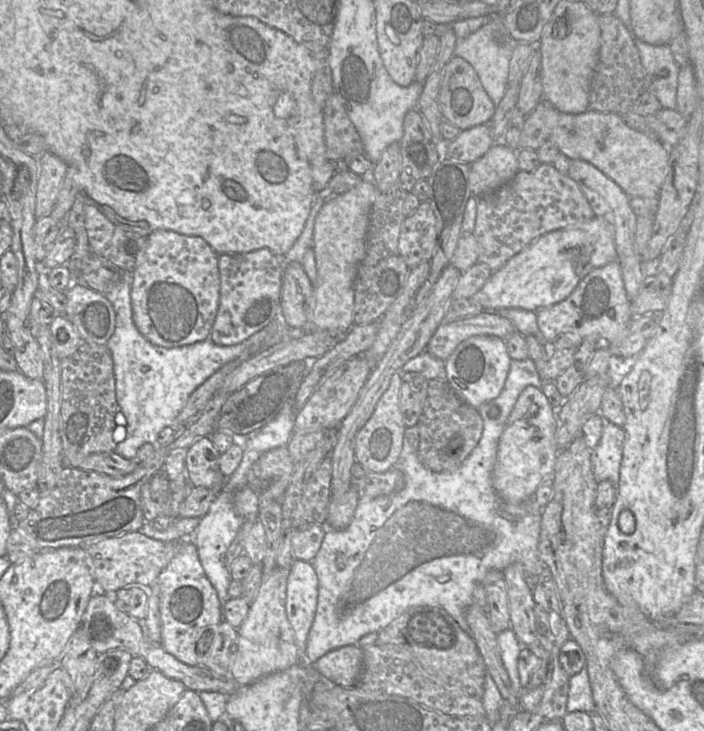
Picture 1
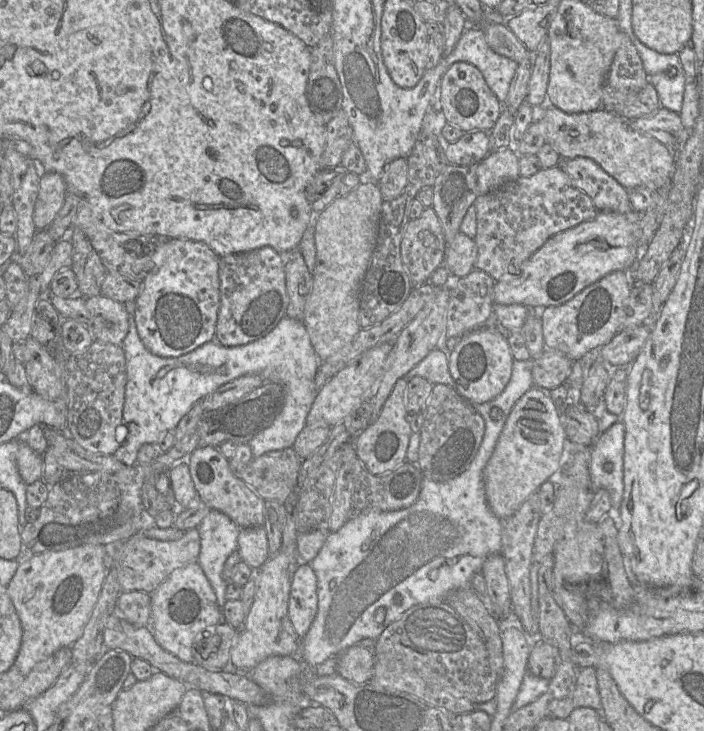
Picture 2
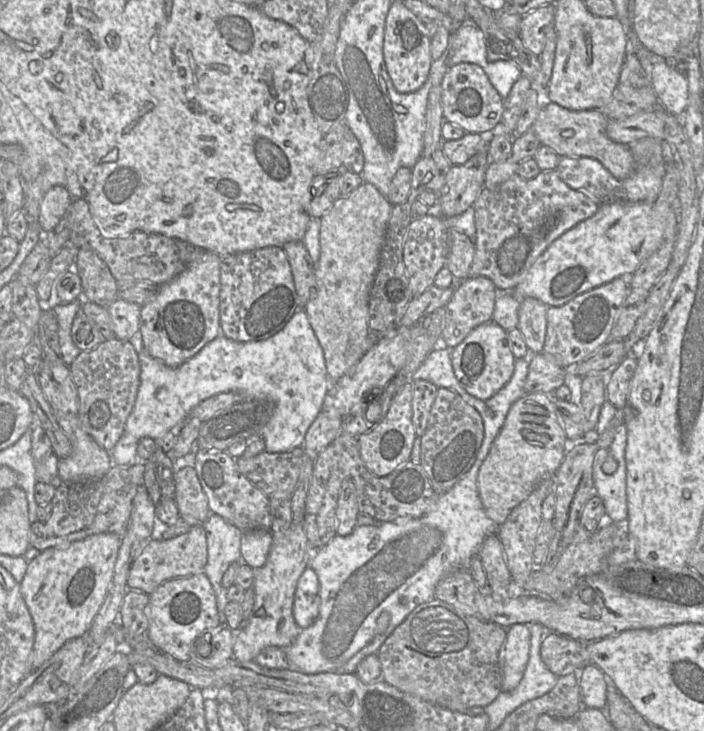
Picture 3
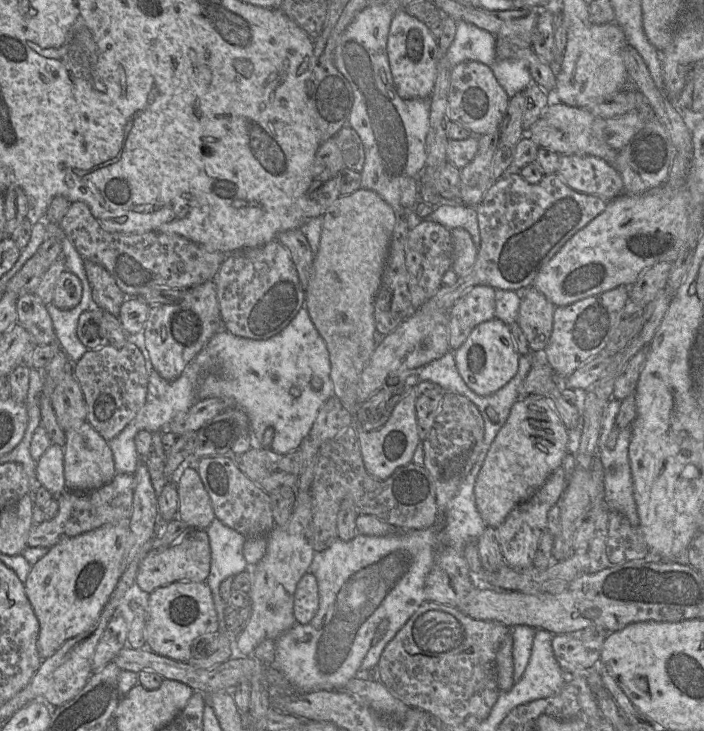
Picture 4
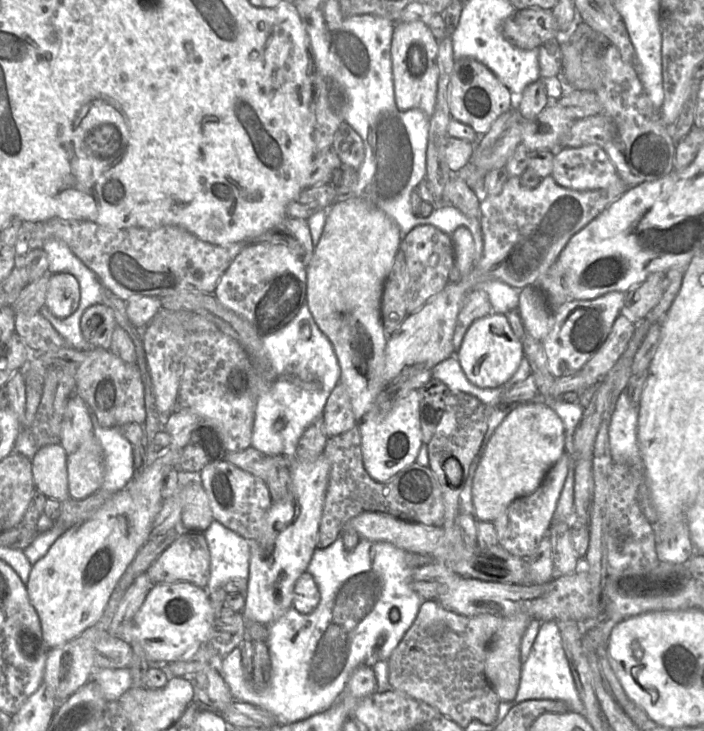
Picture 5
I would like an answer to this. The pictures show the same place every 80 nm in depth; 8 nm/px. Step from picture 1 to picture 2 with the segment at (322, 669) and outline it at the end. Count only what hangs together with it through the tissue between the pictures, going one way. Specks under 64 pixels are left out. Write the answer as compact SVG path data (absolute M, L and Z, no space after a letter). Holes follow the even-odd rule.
M353 645L338 657L337 674L354 684L369 683L373 677L375 653Z

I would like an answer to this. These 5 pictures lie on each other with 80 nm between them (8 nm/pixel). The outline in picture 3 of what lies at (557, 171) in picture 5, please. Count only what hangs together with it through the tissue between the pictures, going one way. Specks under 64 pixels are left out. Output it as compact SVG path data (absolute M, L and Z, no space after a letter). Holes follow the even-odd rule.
M563 156L560 157L556 170L561 179L569 187L585 193L599 205L627 200L622 181L615 178L613 174L595 158Z

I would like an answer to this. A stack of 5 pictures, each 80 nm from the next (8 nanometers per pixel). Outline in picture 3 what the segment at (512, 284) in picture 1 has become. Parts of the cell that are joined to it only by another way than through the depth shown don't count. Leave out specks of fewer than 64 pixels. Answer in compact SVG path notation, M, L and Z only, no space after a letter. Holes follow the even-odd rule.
M616 201L613 203L607 203L599 205L598 211L591 216L590 218L578 223L576 226L570 230L563 233L560 237L554 240L548 248L536 259L534 264L528 270L524 280L520 282L515 289L513 294L521 301L524 297L533 297L537 298L543 302L547 307L551 306L562 306L574 299L576 296L592 290L600 285L603 285L611 280L621 277L626 273L633 274L639 265L653 252L655 252L667 238L675 238L676 240L676 226L677 226L677 212L668 212L668 213L658 213L654 209L653 204L649 203L638 203L626 201Z

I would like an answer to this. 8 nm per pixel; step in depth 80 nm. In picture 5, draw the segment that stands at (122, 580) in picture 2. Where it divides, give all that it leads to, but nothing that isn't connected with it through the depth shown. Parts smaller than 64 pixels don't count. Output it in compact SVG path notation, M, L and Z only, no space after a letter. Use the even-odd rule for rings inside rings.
M182 532L146 574L154 584L184 581L205 589L210 577L210 552L204 533Z

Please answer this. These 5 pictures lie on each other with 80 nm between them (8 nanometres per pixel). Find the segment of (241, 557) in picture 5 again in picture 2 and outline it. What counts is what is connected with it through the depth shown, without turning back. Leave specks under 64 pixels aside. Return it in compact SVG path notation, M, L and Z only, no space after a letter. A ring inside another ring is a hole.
M211 510L201 521L197 529L201 544L198 563L216 594L218 606L220 608L219 623L226 623L223 607L227 601L226 587L228 583L223 579L223 568L227 558L234 551L238 550L238 537L241 528L224 513L217 510Z

